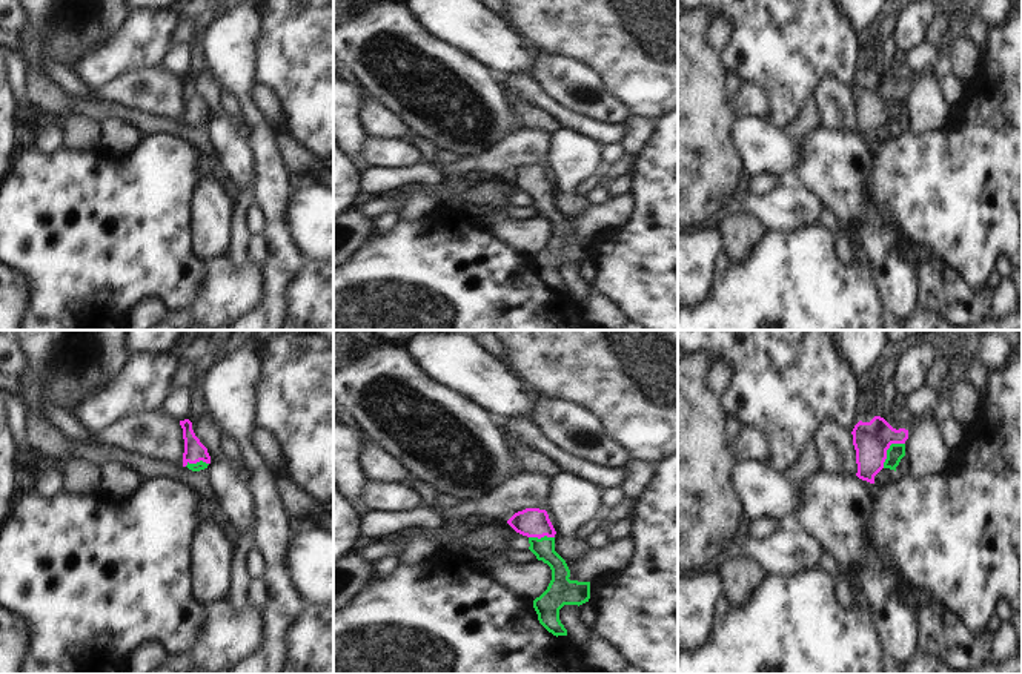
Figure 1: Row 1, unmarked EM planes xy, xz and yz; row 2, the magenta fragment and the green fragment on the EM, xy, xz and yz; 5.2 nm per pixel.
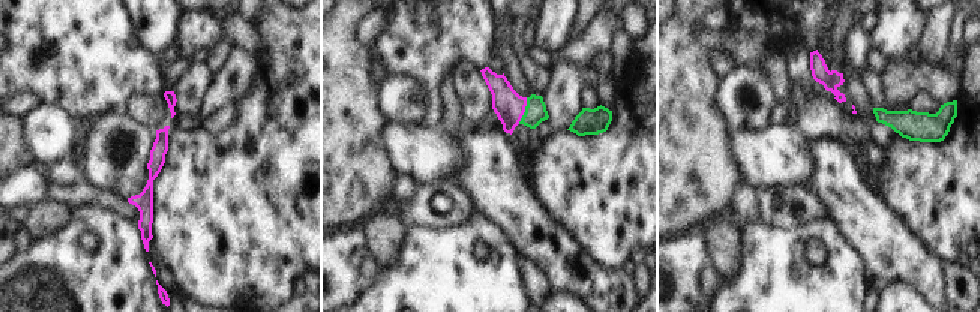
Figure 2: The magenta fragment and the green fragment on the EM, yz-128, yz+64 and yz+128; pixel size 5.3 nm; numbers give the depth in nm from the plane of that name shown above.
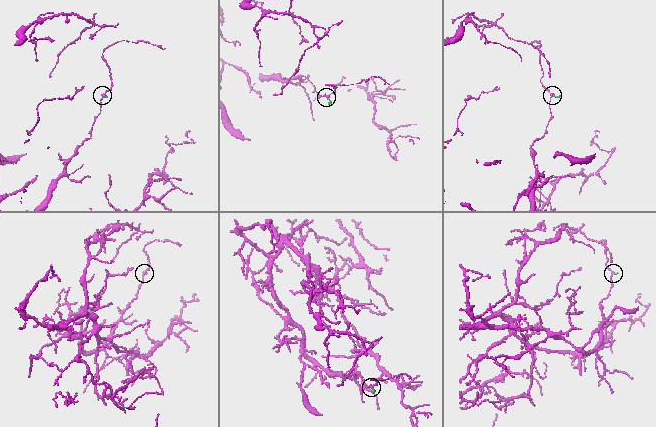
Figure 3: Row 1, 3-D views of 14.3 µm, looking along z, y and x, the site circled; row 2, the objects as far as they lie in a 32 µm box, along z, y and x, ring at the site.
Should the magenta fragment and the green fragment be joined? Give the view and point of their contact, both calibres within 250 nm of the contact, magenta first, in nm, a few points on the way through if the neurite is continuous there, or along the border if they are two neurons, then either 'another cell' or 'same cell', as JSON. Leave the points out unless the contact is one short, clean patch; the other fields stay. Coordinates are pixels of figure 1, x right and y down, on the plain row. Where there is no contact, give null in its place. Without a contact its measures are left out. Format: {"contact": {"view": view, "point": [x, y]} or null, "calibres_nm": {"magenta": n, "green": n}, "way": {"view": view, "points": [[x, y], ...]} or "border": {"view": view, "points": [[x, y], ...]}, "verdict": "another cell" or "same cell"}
{"contact": {"view": "yz", "point": [887, 105]}, "calibres_nm": {"magenta": 190, "green": 90}, "way": {"view": "yz", "points": [[872, 95], [887, 105], [896, 108]]}, "verdict": "same cell"}

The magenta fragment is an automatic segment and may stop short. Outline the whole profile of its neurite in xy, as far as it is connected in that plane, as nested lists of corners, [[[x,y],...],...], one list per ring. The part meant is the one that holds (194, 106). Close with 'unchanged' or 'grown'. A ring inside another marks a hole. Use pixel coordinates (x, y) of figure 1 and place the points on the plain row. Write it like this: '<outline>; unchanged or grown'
[[[189,75],[180,77],[184,95],[183,123],[192,127],[200,127],[207,124],[211,120],[211,112],[207,104],[200,98],[192,86],[192,78]]]; grown

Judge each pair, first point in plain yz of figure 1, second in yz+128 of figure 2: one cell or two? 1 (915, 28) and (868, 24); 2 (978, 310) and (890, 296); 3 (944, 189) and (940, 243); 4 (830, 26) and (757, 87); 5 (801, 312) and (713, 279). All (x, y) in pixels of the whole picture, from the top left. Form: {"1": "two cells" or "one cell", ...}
{"1": "two cells", "2": "two cells", "3": "one cell", "4": "two cells", "5": "two cells"}

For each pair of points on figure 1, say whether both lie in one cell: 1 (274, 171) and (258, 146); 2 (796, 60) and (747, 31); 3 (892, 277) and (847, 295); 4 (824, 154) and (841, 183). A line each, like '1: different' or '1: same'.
1: same
2: same
3: different
4: same

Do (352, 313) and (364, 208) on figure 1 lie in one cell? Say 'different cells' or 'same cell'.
different cells

